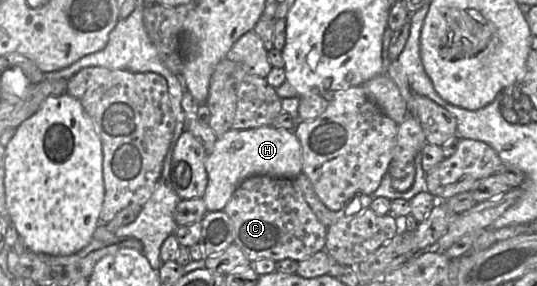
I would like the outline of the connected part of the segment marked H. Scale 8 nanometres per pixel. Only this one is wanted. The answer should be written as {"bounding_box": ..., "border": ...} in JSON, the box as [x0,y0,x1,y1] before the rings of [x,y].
{"bounding_box":[202,126,302,211],"border":[[[263,126],[245,130],[230,129],[217,138],[206,159],[208,184],[202,197],[207,211],[223,211],[238,185],[254,175],[296,178],[302,174],[301,145],[294,131]]]}

